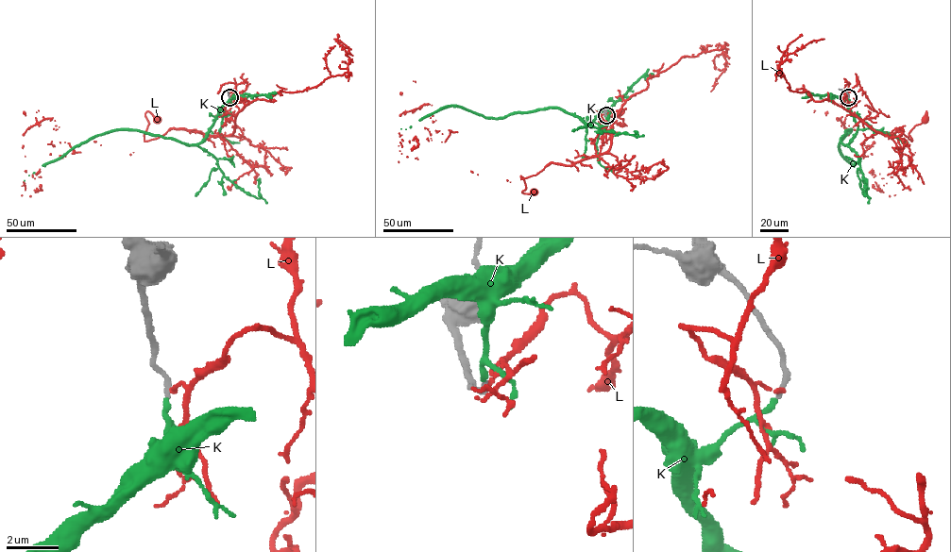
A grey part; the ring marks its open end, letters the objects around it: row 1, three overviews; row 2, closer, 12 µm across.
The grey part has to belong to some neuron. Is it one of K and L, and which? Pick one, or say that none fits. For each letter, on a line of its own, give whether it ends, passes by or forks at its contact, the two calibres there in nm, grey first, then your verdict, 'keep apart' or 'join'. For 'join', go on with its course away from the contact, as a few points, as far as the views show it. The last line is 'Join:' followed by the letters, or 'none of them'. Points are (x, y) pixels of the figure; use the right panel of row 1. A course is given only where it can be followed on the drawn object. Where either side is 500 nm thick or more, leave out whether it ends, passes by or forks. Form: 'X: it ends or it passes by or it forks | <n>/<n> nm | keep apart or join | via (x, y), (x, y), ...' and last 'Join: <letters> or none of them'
K: it ends | 180/200 nm | join | via (848, 97), (843, 104), (857, 129), (846, 144), (840, 142), (845, 132), (851, 129), (839, 150), (861, 180)
L: it ends | 220/130 nm | keep apart
Join: K

